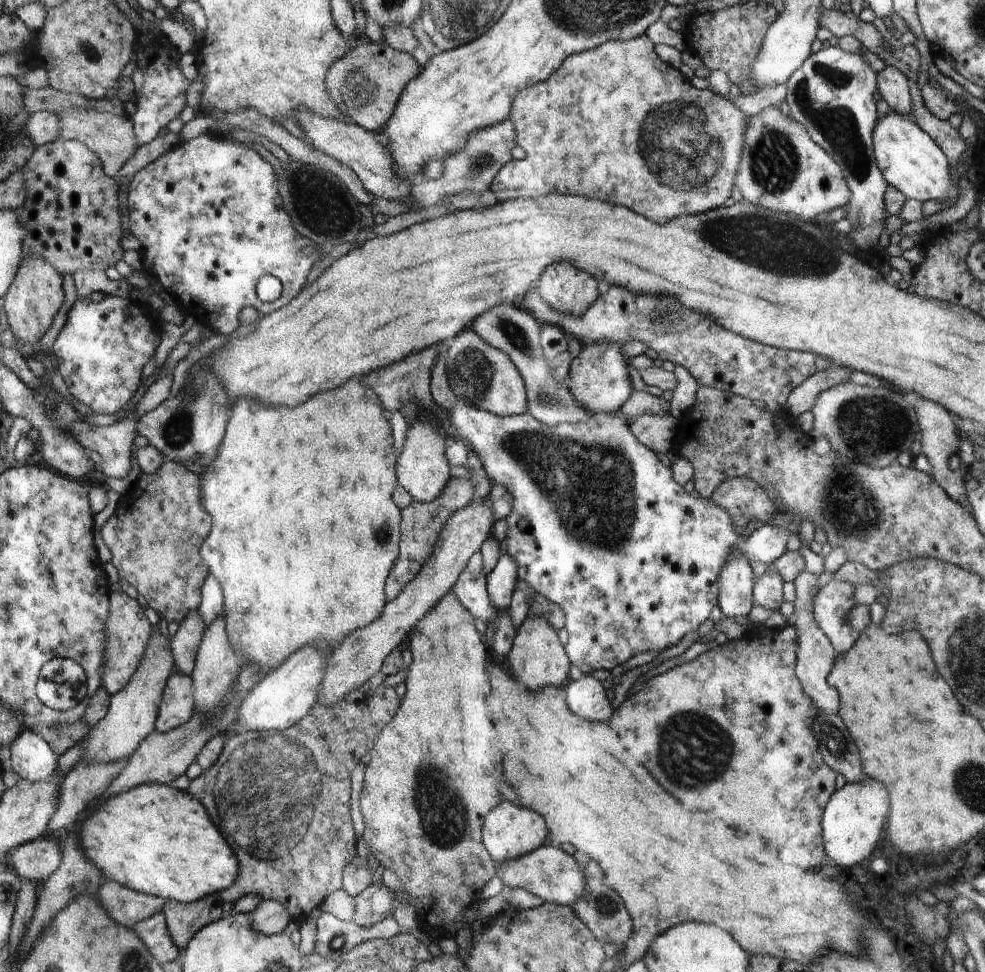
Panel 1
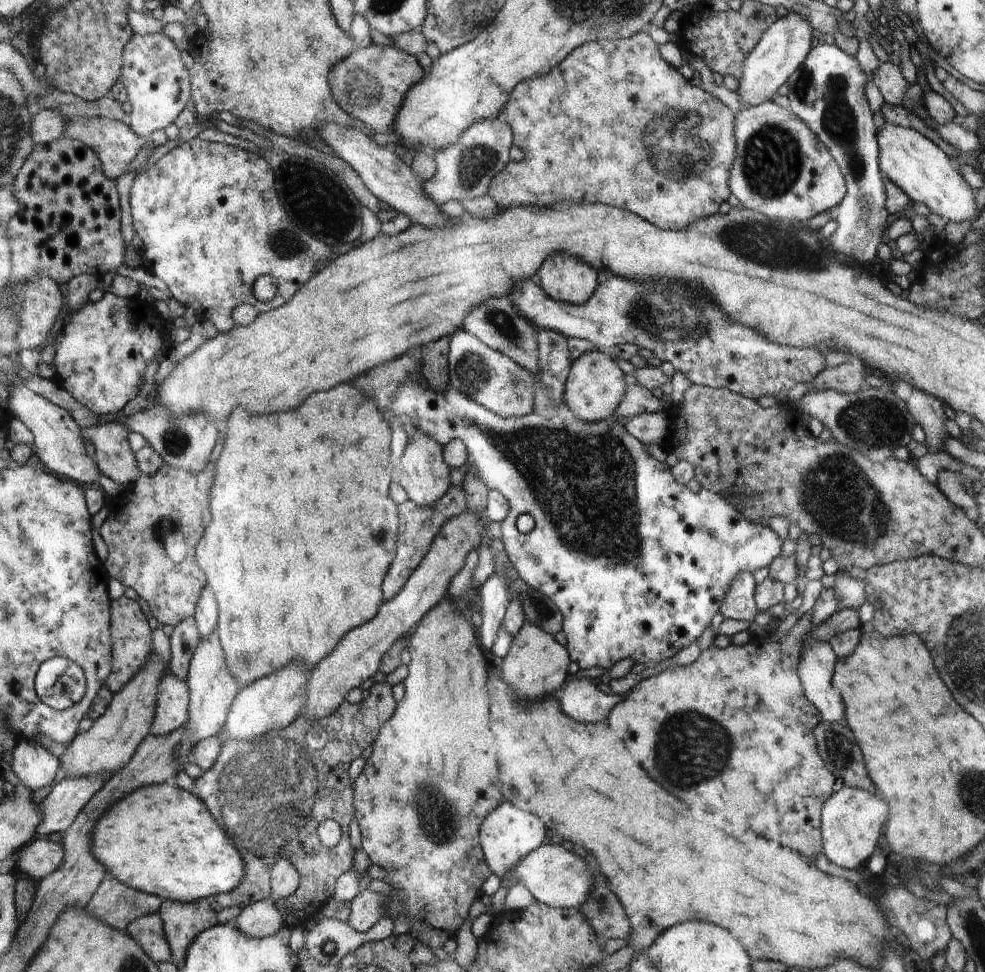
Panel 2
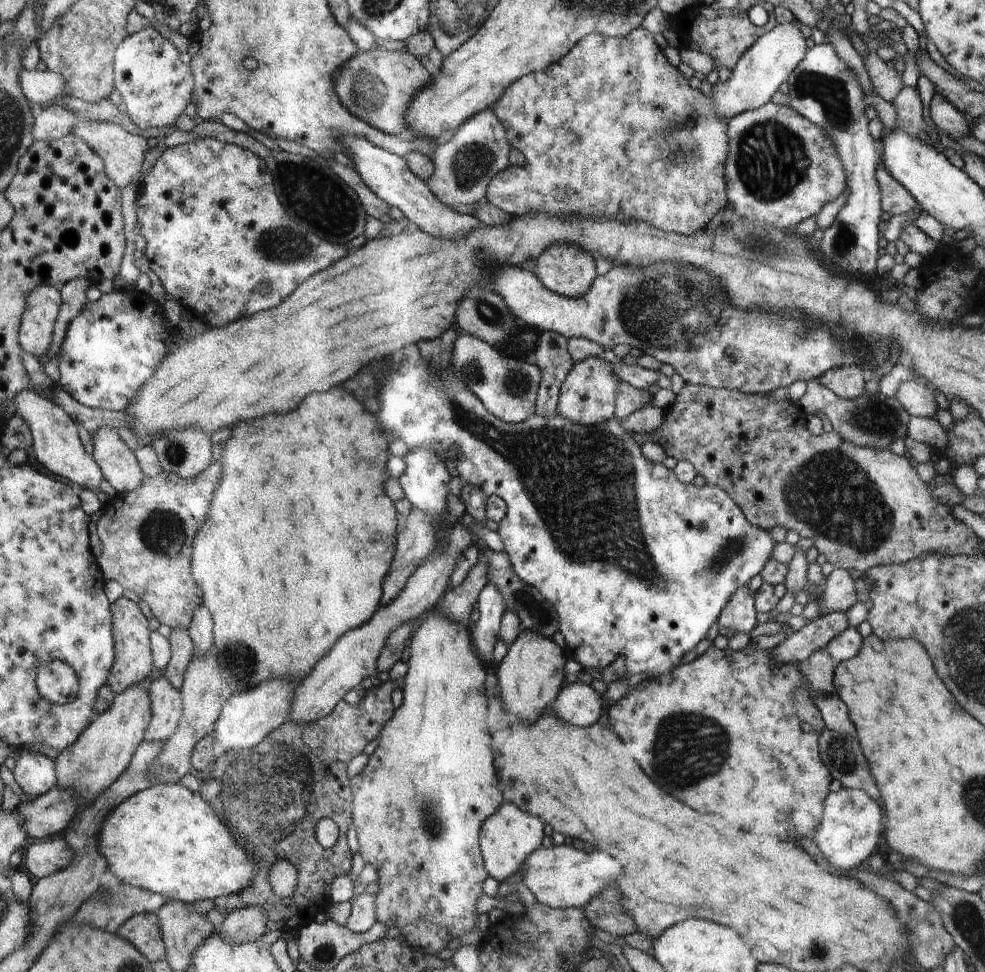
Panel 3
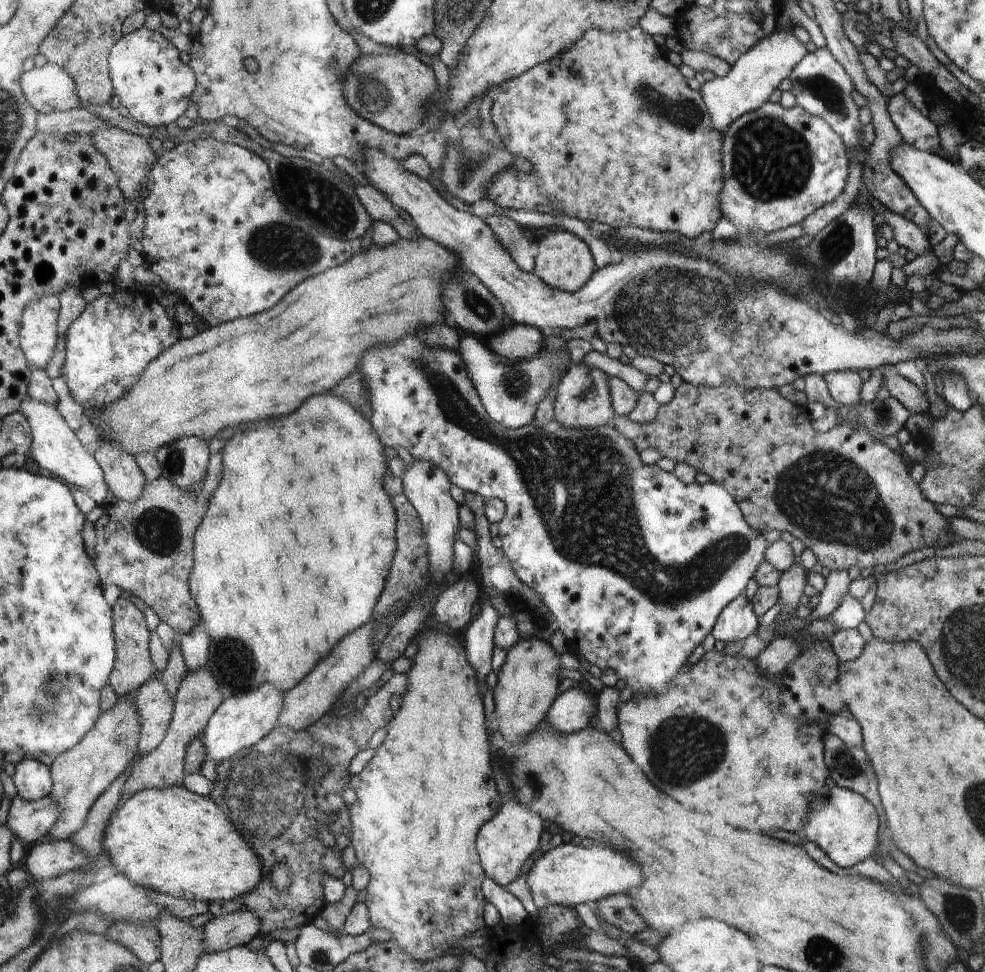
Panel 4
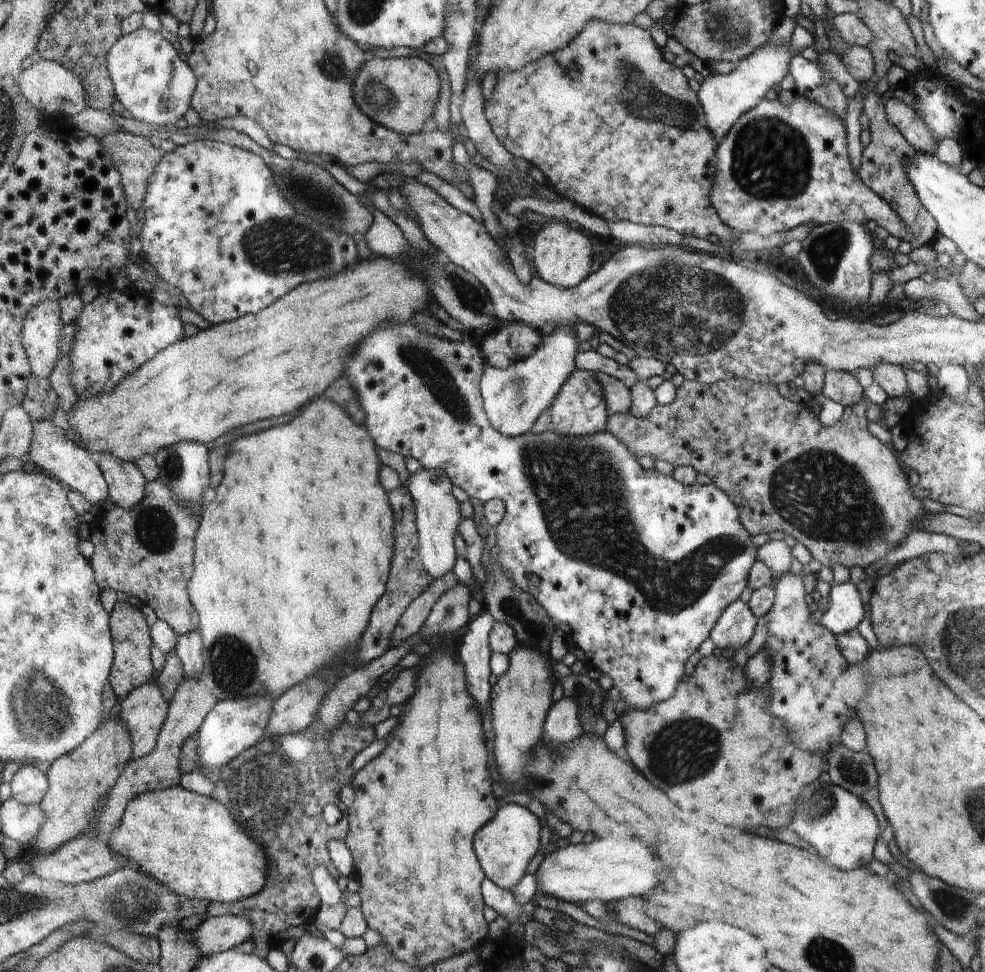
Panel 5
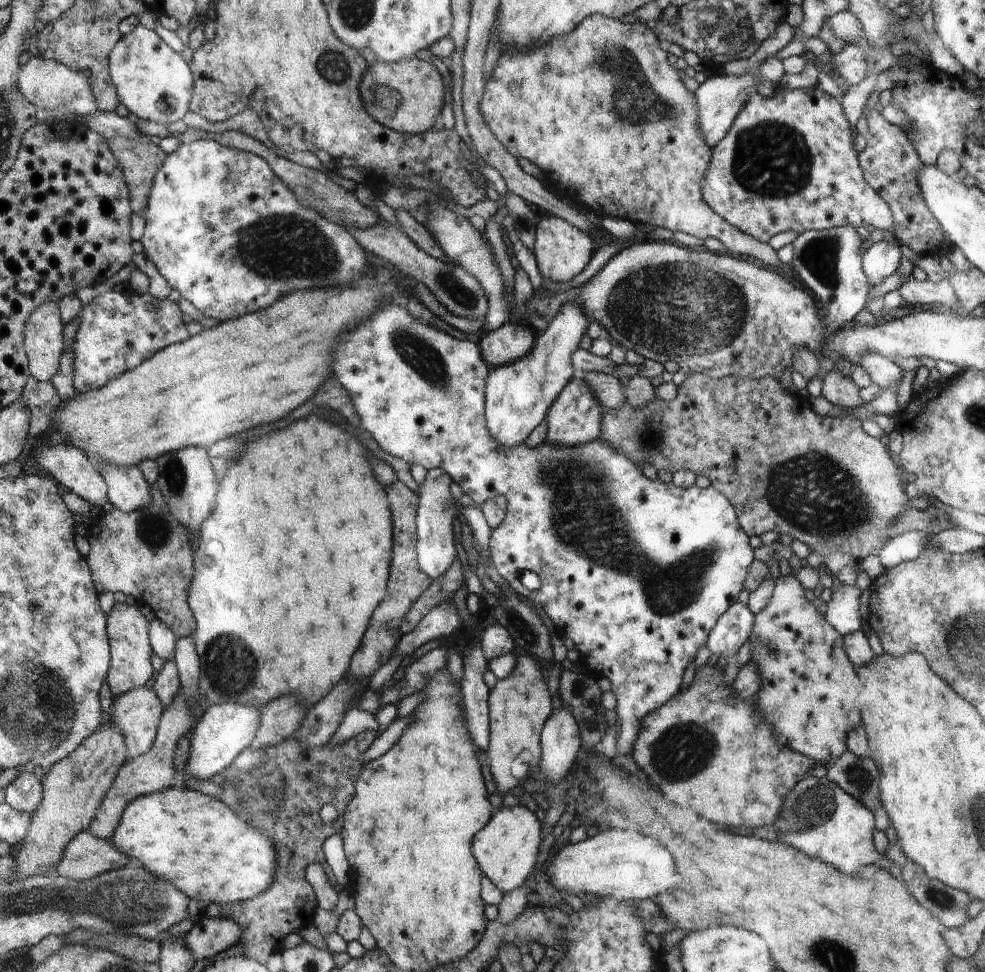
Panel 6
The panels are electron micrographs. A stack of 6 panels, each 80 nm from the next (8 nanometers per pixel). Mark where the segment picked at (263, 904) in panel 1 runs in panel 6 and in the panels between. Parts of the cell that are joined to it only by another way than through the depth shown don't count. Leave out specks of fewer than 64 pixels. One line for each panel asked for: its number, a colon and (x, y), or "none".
2: (258, 920)
3: (246, 925)
4: (223, 933)
5: (215, 935)
6: (209, 937)

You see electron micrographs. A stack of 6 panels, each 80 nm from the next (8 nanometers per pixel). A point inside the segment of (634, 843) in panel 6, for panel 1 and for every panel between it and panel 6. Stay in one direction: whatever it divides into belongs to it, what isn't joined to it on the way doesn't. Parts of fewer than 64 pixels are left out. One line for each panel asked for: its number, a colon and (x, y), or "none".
1: (550, 873)
2: (555, 877)
3: (560, 877)
4: (568, 875)
5: (617, 868)

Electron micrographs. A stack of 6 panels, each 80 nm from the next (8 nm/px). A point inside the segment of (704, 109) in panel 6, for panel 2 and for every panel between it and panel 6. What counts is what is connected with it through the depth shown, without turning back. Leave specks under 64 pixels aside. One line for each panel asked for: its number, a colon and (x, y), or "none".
2: (785, 46)
3: (759, 73)
4: (748, 85)
5: (725, 98)

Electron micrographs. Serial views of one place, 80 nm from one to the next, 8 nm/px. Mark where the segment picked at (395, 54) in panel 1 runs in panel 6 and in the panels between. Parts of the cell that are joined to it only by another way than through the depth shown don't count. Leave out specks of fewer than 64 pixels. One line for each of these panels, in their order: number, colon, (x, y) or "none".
2: (372, 85)
3: (377, 86)
4: (390, 90)
5: (400, 94)
6: (406, 96)

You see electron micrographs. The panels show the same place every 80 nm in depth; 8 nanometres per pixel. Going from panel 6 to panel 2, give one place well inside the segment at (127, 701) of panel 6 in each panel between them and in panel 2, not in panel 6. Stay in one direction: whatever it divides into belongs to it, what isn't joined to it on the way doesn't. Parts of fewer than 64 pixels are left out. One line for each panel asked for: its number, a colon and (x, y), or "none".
2: (173, 713)
3: (168, 708)
4: (156, 703)
5: (145, 711)

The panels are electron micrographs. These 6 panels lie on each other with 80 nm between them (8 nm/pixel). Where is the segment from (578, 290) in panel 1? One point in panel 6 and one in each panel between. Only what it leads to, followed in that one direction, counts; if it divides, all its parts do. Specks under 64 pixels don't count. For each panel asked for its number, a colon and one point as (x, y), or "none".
2: (566, 278)
3: (565, 268)
4: (562, 260)
5: (562, 256)
6: (562, 251)

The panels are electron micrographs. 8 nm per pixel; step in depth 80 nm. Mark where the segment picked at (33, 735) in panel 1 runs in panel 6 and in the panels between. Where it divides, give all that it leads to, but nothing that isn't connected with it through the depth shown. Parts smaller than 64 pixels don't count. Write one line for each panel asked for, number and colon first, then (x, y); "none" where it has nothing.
2: (36, 767)
3: (37, 774)
4: (34, 779)
5: (31, 785)
6: (26, 794)

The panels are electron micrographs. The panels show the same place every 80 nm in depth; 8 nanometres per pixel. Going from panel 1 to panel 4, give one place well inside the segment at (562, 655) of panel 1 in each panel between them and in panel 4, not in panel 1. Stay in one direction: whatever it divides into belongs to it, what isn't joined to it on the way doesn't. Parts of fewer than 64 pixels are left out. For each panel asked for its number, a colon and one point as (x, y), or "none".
2: (537, 665)
3: (530, 676)
4: (527, 684)

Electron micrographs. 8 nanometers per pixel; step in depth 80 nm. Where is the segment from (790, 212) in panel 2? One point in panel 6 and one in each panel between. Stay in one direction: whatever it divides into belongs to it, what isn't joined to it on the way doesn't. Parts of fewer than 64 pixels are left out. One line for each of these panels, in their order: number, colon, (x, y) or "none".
3: (782, 168)
4: (781, 164)
5: (781, 166)
6: (788, 164)

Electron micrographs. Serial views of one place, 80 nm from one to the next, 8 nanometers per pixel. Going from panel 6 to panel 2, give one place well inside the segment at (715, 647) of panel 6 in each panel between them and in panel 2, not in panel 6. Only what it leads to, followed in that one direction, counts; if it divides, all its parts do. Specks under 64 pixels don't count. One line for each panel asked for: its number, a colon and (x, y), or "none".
2: (739, 605)
3: (739, 615)
4: (738, 621)
5: (736, 627)

